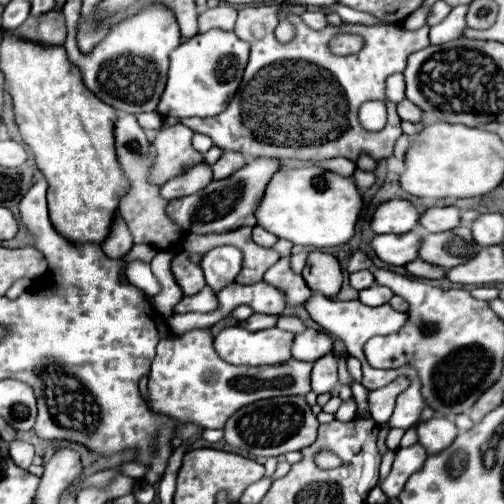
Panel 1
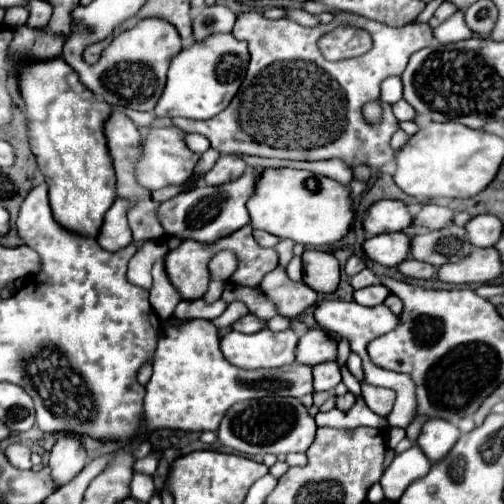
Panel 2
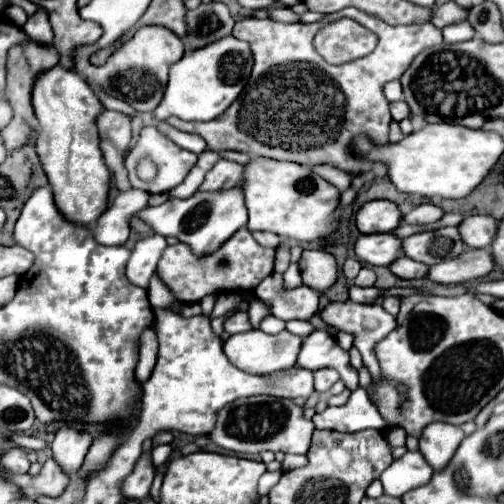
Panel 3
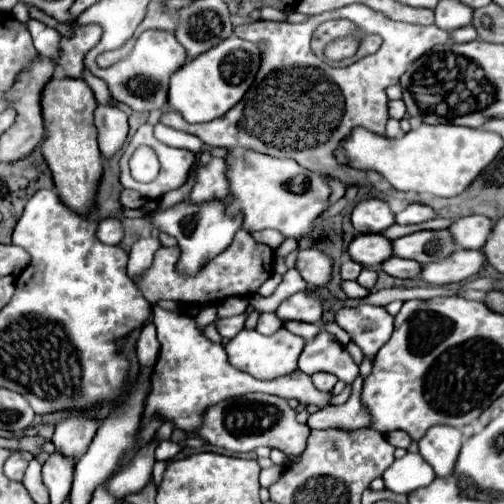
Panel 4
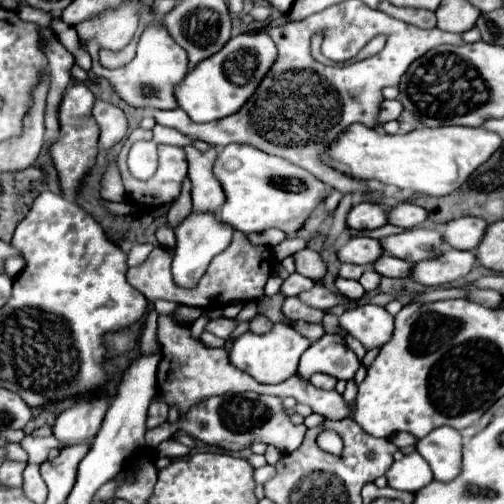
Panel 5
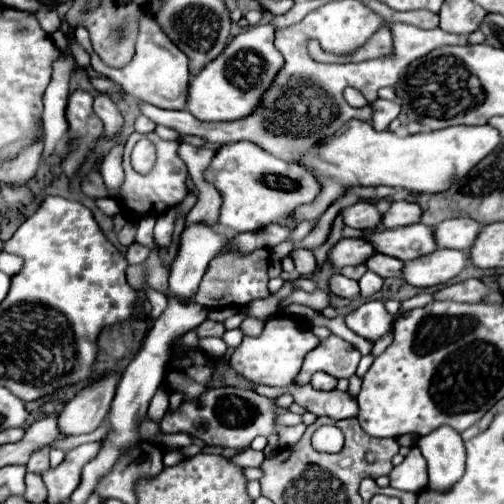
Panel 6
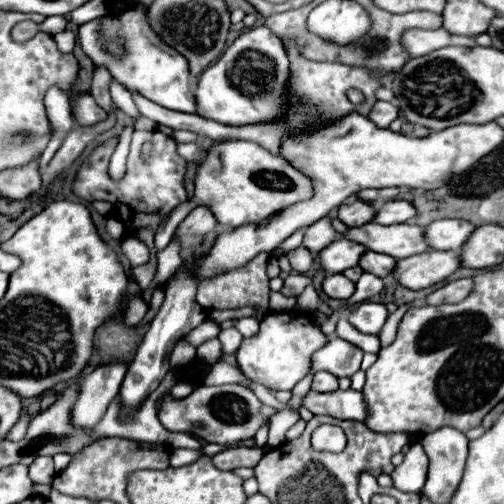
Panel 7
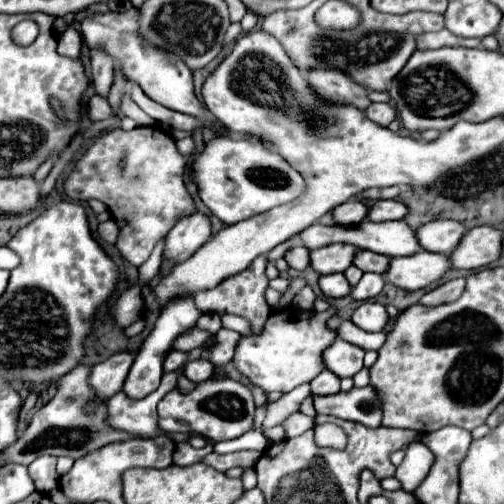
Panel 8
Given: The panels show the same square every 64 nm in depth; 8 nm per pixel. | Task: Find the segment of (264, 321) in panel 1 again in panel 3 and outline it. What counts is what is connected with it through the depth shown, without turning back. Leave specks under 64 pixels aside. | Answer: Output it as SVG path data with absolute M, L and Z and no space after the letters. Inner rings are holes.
M236 312L232 318L228 318L228 320L226 320L224 330L226 330L228 334L236 334L236 332L248 332L248 330L252 330L250 320L248 320L248 314L246 314L246 312Z

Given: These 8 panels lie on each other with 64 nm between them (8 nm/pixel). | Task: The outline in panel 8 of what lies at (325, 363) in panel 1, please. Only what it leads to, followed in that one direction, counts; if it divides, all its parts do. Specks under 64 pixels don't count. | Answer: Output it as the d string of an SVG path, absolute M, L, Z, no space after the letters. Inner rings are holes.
M322 370L312 382L312 394L318 394L318 396L328 396L328 394L336 394L340 392L340 378L336 374L332 374L330 370Z

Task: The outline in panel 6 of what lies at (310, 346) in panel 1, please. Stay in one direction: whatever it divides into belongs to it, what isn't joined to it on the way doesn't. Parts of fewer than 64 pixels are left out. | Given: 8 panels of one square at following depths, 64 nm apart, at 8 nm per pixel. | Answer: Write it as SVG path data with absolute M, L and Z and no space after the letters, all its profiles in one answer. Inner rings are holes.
M330 334L312 352L306 354L302 370L298 374L300 384L308 384L314 372L326 372L334 378L354 376L360 362L360 352L346 340Z

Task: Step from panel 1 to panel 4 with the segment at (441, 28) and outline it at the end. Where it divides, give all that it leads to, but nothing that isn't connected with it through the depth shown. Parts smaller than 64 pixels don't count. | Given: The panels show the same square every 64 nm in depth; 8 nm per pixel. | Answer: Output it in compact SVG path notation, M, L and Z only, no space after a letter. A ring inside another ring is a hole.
M462 26L450 32L450 42L470 42L476 38L476 30L472 26Z

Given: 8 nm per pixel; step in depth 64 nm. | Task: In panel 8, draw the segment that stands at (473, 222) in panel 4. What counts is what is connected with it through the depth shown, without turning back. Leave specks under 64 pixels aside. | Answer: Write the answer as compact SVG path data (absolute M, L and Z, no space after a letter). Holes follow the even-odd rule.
M432 220L416 230L420 246L428 252L452 254L468 228L456 220Z

